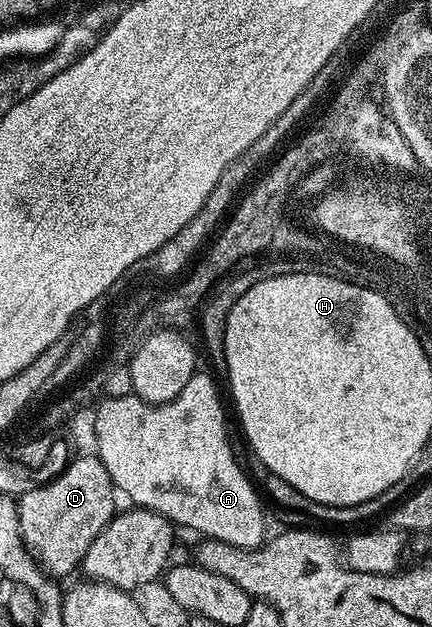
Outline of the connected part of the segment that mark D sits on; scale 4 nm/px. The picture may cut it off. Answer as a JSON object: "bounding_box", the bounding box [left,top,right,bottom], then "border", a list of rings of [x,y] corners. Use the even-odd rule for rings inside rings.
{"bounding_box":[18,454,117,575],"border":[[[94,454],[72,458],[57,478],[18,496],[19,532],[48,575],[67,575],[82,564],[89,545],[115,518],[115,498],[117,492],[109,473]]]}

